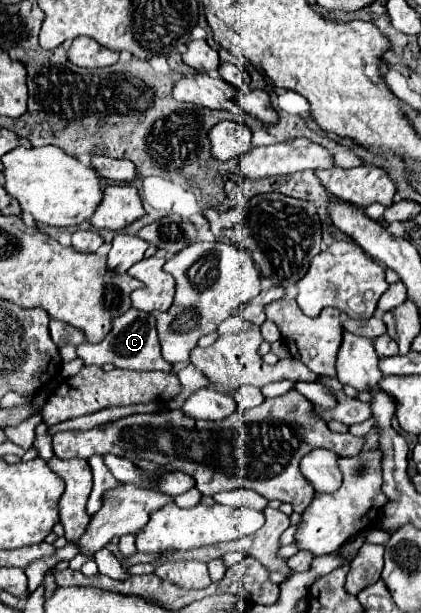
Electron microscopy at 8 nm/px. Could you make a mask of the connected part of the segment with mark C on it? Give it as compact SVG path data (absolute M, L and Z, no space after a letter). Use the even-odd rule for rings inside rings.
M129 309L127 313L115 317L111 333L99 343L99 345L85 345L81 343L77 347L77 357L85 365L105 365L113 363L119 369L131 369L131 371L167 371L171 373L171 363L167 363L161 357L159 351L159 339L157 339L157 329L155 329L155 317L139 311L139 309Z

